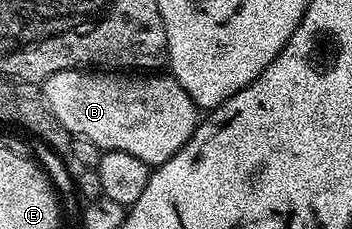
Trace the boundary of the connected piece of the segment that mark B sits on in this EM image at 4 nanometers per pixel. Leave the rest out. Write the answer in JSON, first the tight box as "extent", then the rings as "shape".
{"extent":[42,68,198,168],"shape":[[[77,68],[54,72],[42,84],[44,103],[54,112],[54,116],[74,136],[86,136],[86,140],[94,140],[101,152],[117,150],[130,152],[130,156],[138,156],[149,168],[161,166],[174,152],[190,140],[196,131],[198,108],[194,104],[191,93],[184,83],[168,72],[97,72],[92,68]]]}

